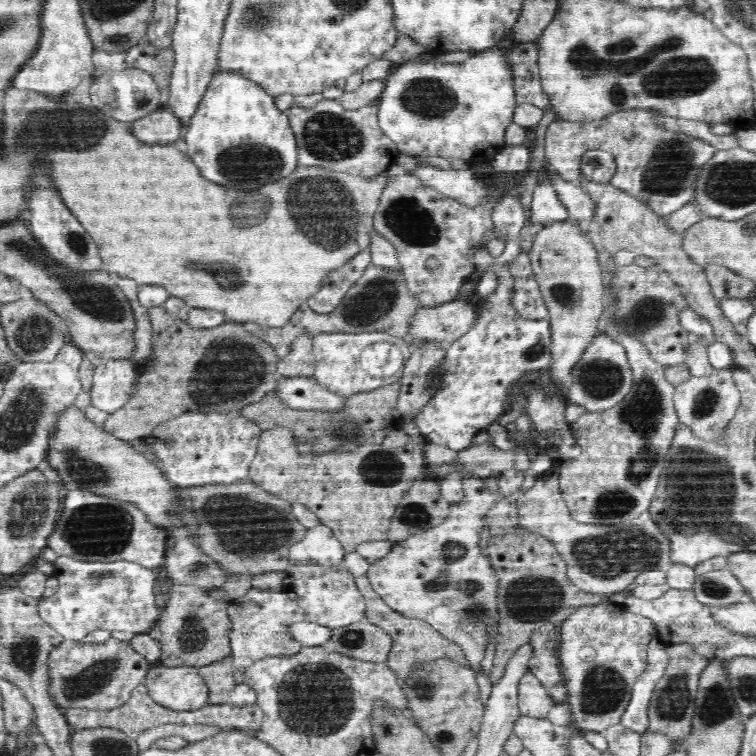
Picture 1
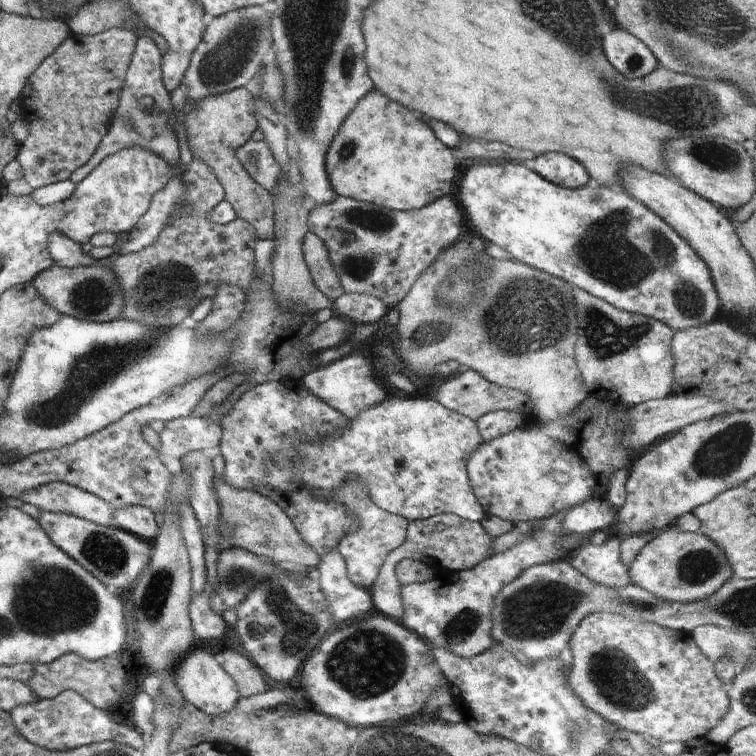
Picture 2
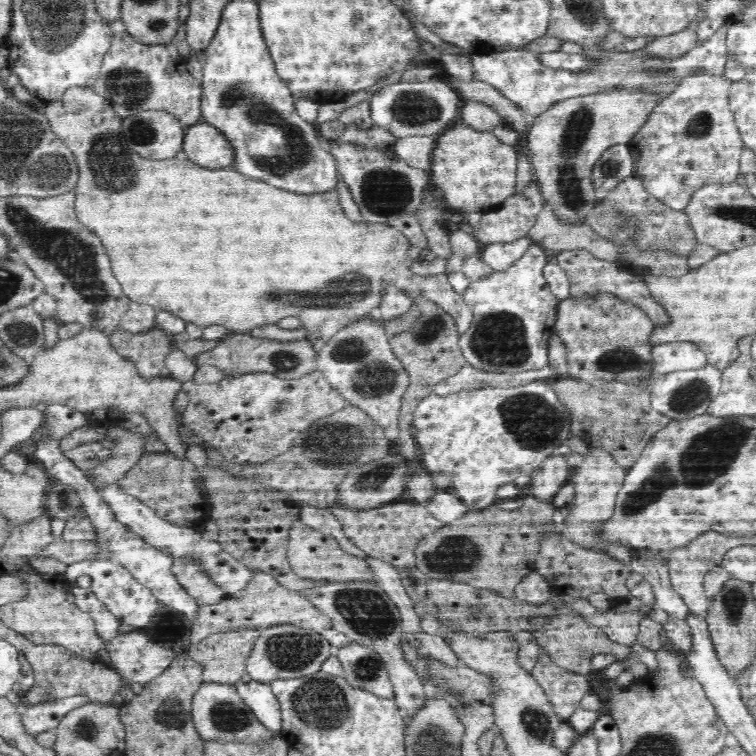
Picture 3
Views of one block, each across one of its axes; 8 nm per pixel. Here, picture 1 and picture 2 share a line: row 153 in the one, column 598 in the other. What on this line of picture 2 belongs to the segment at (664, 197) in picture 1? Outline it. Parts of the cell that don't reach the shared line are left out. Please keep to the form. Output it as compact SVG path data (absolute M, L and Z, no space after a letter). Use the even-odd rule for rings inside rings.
M616 536L607 539L602 545L584 540L570 553L570 564L594 584L622 588L631 580L628 568L620 562L620 543L621 540ZM592 612L585 616L577 626L577 629L572 634L572 638L568 640L567 661L570 663L568 684L570 688L576 692L576 696L582 700L584 706L588 706L590 710L600 714L606 722L618 726L620 730L628 730L631 732L642 733L645 736L652 736L658 738L662 742L687 742L692 738L700 738L704 740L705 736L712 730L716 724L728 714L730 710L730 700L725 686L720 682L720 677L716 676L716 671L711 660L700 650L700 647L694 642L693 636L689 632L680 632L675 630L668 630L662 626L656 626L651 622L644 622L644 620L628 620L620 614L614 612Z

